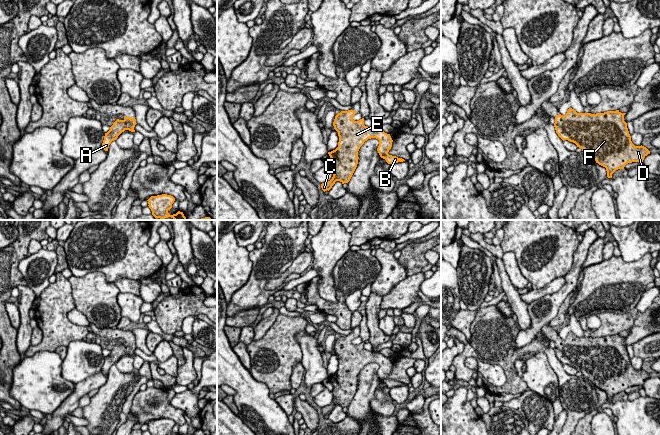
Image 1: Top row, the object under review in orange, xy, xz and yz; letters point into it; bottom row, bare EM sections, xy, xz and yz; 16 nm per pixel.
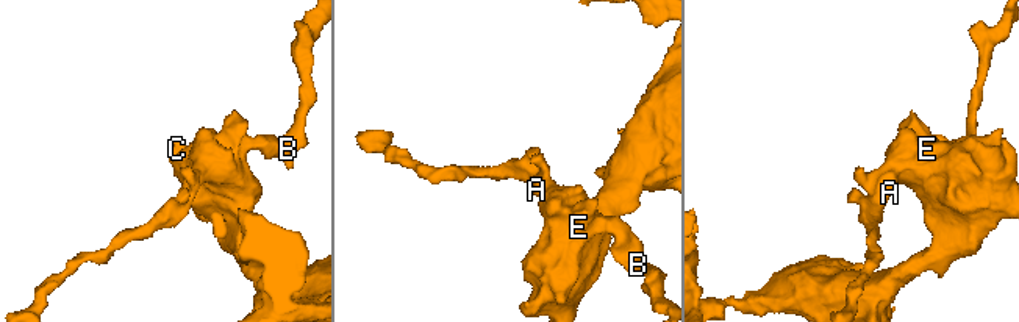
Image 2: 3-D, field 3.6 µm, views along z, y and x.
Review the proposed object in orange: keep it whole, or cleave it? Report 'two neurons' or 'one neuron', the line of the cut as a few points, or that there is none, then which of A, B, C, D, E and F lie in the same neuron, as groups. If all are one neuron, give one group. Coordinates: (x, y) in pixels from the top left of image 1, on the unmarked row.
one neuron; no cut; A B C D E F

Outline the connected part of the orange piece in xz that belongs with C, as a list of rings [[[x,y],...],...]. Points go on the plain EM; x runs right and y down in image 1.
[[[354,334],[341,335],[335,340],[333,350],[338,356],[338,371],[328,376],[333,385],[332,394],[334,396],[330,405],[321,408],[322,414],[329,415],[336,405],[342,408],[348,407],[358,388],[358,375],[365,365],[371,362],[379,364],[377,375],[381,382],[385,383],[388,388],[405,385],[402,382],[389,379],[388,376],[392,371],[392,362],[390,358],[383,354],[374,353],[364,349],[364,342],[354,345]]]

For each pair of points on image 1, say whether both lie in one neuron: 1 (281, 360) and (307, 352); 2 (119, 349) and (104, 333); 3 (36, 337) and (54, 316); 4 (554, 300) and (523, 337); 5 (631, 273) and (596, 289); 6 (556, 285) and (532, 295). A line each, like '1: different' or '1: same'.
1: different
2: same
3: different
4: same
5: same
6: same

